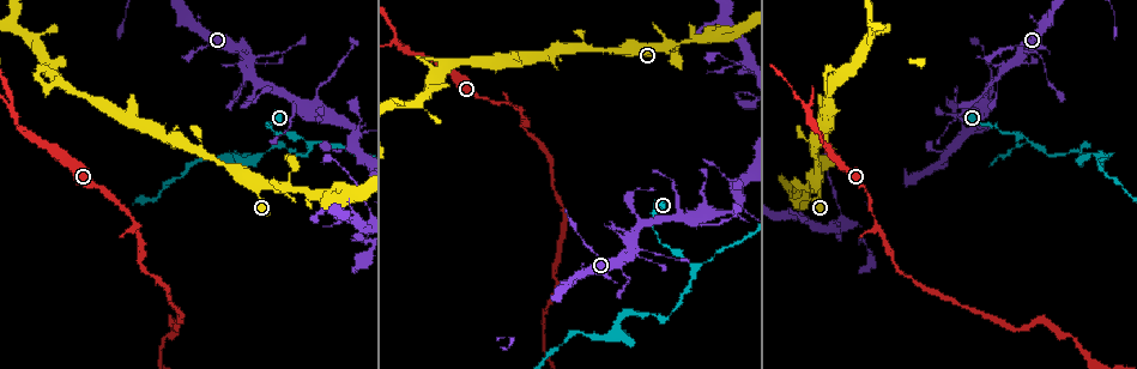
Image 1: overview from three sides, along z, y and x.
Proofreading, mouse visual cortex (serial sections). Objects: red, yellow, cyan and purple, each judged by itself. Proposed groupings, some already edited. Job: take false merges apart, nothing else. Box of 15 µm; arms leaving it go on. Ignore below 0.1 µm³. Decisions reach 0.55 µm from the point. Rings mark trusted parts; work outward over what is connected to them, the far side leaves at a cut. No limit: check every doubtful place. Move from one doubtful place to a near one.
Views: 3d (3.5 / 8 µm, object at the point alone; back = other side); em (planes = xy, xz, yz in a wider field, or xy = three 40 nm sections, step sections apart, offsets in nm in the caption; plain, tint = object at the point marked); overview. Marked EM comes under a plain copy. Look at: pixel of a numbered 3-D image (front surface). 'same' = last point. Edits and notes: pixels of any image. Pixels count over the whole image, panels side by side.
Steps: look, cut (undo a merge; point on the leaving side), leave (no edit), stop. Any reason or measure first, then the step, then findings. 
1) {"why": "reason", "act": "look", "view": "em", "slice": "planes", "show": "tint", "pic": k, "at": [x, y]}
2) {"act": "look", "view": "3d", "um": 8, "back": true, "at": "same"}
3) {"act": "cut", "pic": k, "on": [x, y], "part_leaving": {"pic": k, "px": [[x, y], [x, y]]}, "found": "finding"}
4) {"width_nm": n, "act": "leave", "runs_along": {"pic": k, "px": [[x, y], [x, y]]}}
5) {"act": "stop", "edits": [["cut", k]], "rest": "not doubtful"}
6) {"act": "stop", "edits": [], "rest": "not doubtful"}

{"why": "a fork", "act": "look", "view": "3d", "um": 8, "pic": 1, "at": [310, 146]}

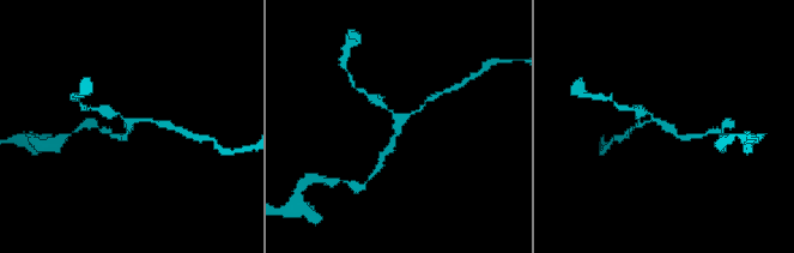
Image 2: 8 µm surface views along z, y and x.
{"arms": 3, "arm_widths_nm": [100, 150, 250], "act": "look", "view": "em", "slice": "planes", "show": "tint", "pic": 2, "at": [127, 120]}

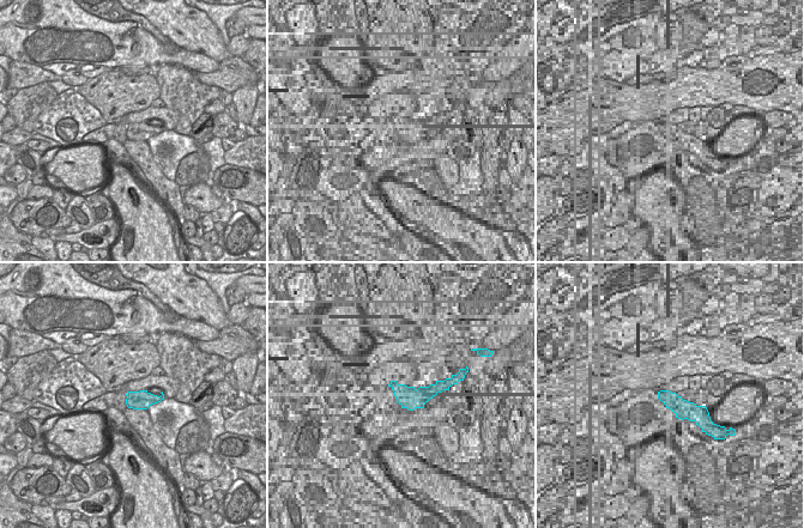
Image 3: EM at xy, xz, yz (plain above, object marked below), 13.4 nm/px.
{"width_nm": 260, "act": "leave", "runs_along": {"pic": 2, "px": [[638, 110], [679, 137], [689, 137]]}, "found": "continuous, no second cell"}

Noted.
{"why": "a narrow waist", "act": "look", "view": "3d", "um": 3.5, "pic": 1, "at": [235, 154]}

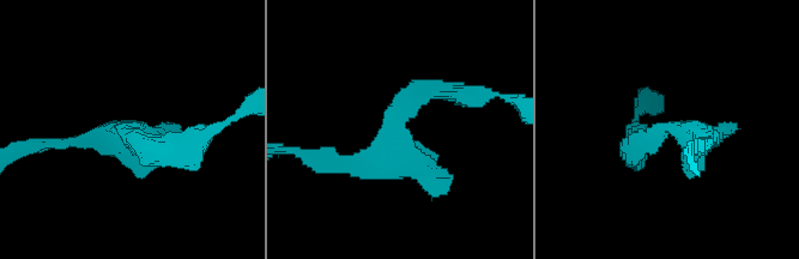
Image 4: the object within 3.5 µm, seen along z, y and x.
{"why": "now the EM", "act": "look", "view": "em", "slice": "xy", "step": 5, "show": "tint", "pic": 4, "at": [123, 127]}

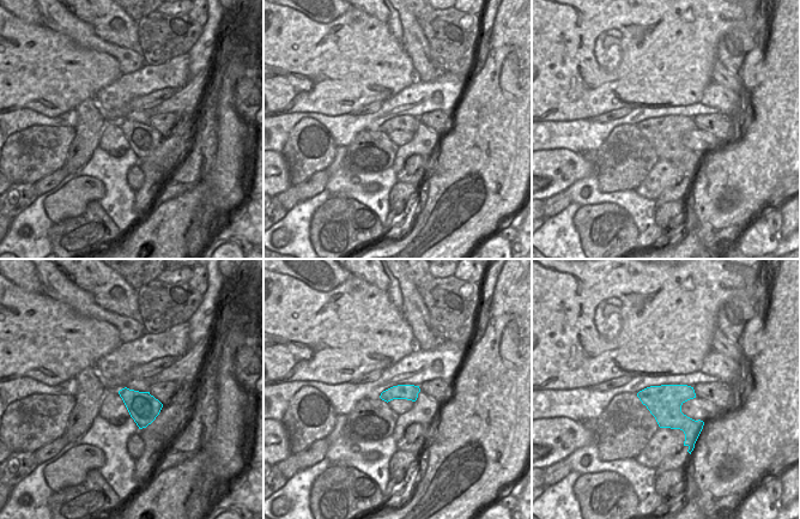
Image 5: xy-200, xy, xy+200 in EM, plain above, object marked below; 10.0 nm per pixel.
{"act": "leave", "runs_along": {"pic": 4, "px": [[442, 92], [391, 120], [380, 160], [336, 160]]}, "found": "one cell here"}

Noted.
{"why": "three arms meet", "act": "look", "view": "3d", "um": 3.5, "pic": 1, "at": [807, 107]}

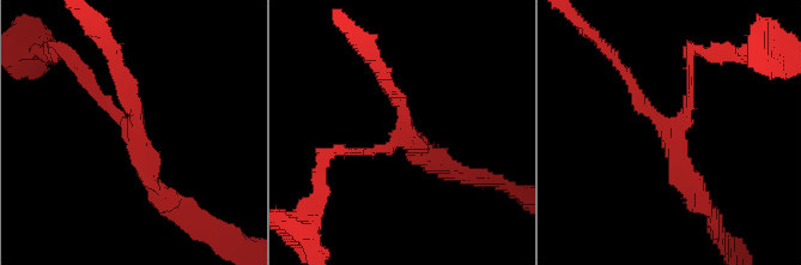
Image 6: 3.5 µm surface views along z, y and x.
{"why": "shape alone is not enough", "act": "look", "view": "em", "slice": "planes", "show": "tint", "pic": 6, "at": [401, 133]}

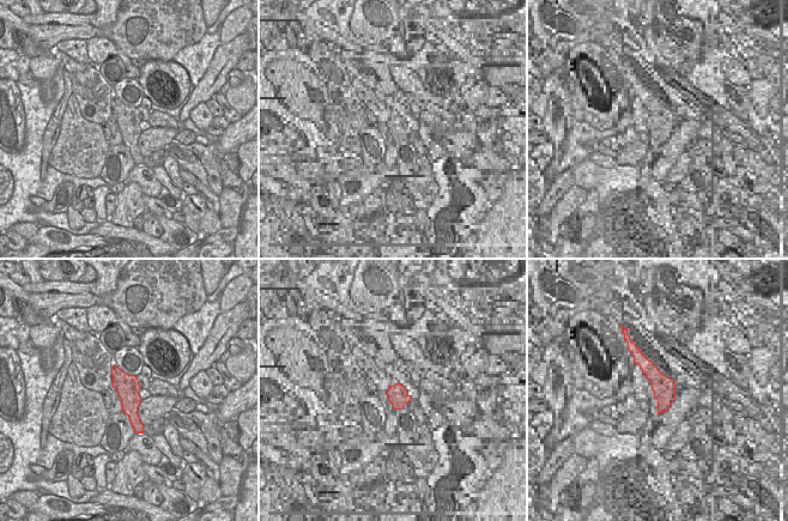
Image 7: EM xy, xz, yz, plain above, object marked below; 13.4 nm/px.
{"act": "leave", "runs_along": {"pic": 7, "px": [[115, 370], [128, 388], [137, 429]]}, "found": "one cell here"}

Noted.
{"act": "stop", "edits": [], "rest": "not doubtful"}

